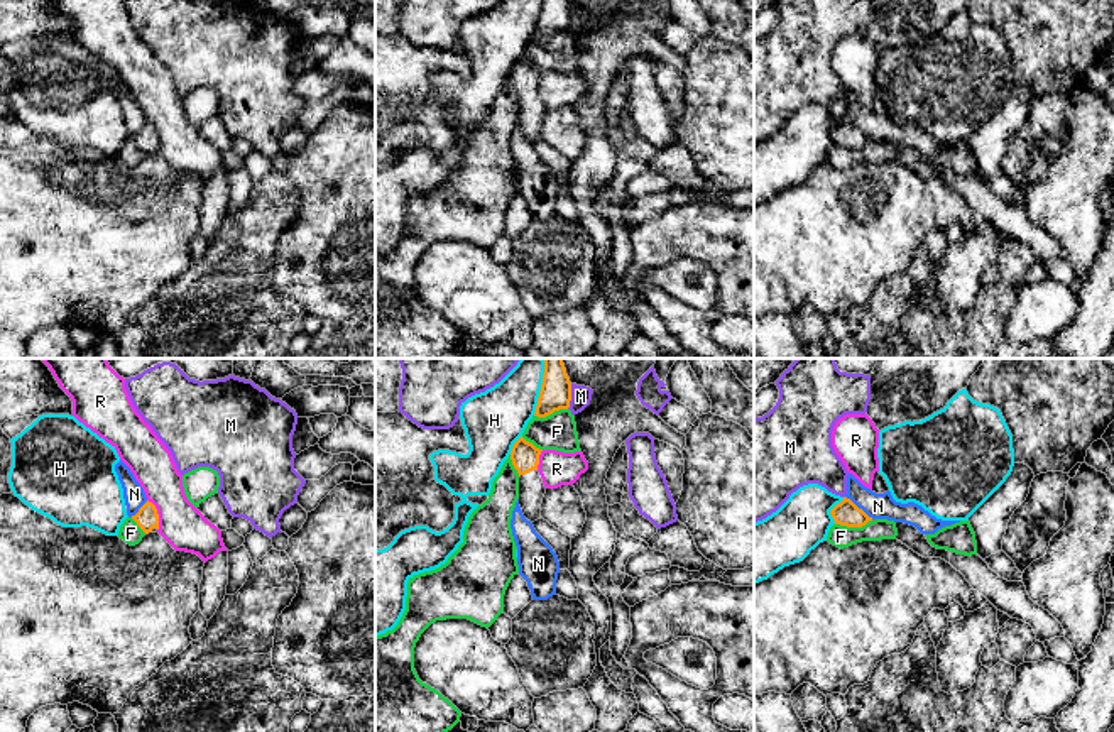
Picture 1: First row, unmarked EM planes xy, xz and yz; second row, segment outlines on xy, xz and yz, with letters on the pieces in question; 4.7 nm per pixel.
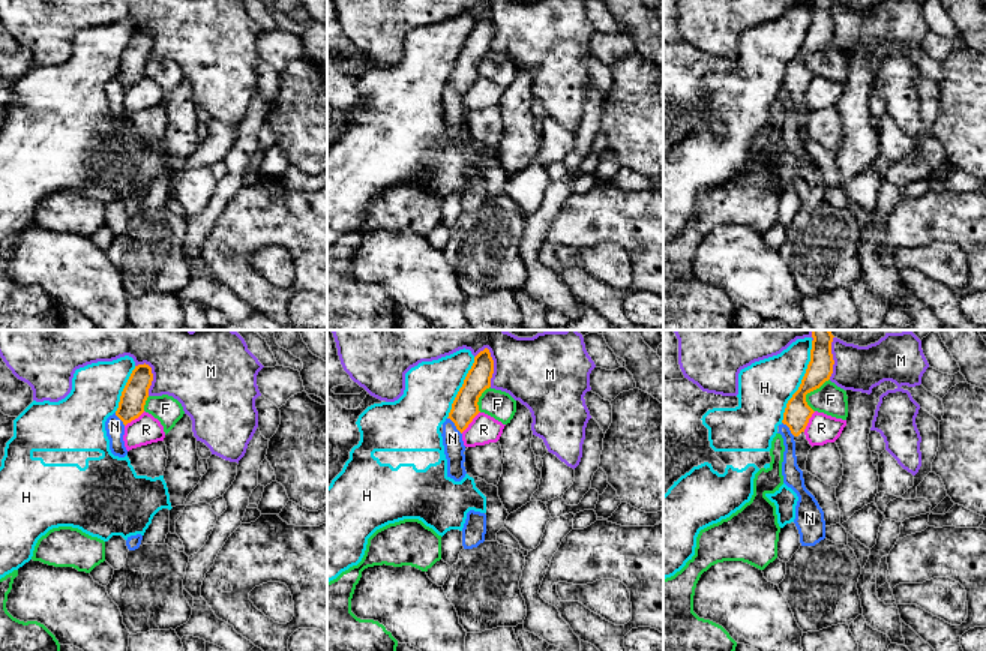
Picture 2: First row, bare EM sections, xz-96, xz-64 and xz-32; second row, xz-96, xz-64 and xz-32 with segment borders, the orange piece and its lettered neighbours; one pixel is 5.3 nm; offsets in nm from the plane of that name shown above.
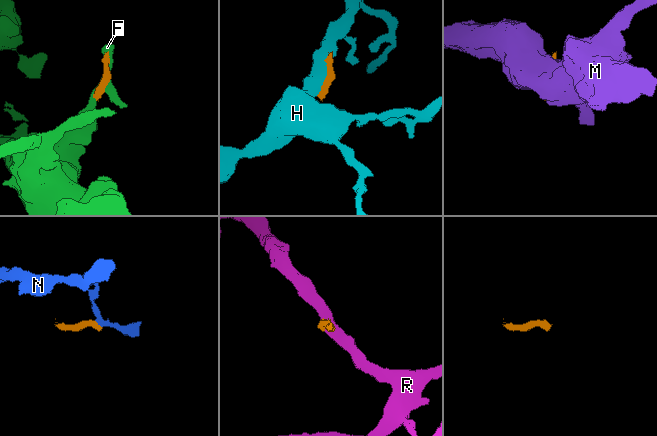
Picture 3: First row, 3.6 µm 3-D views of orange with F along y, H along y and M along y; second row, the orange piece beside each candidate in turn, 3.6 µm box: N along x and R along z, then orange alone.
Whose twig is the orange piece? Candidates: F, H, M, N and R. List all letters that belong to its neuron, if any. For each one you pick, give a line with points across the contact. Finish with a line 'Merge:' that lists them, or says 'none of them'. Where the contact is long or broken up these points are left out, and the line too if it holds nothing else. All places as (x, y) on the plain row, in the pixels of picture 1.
Merge: none of them

